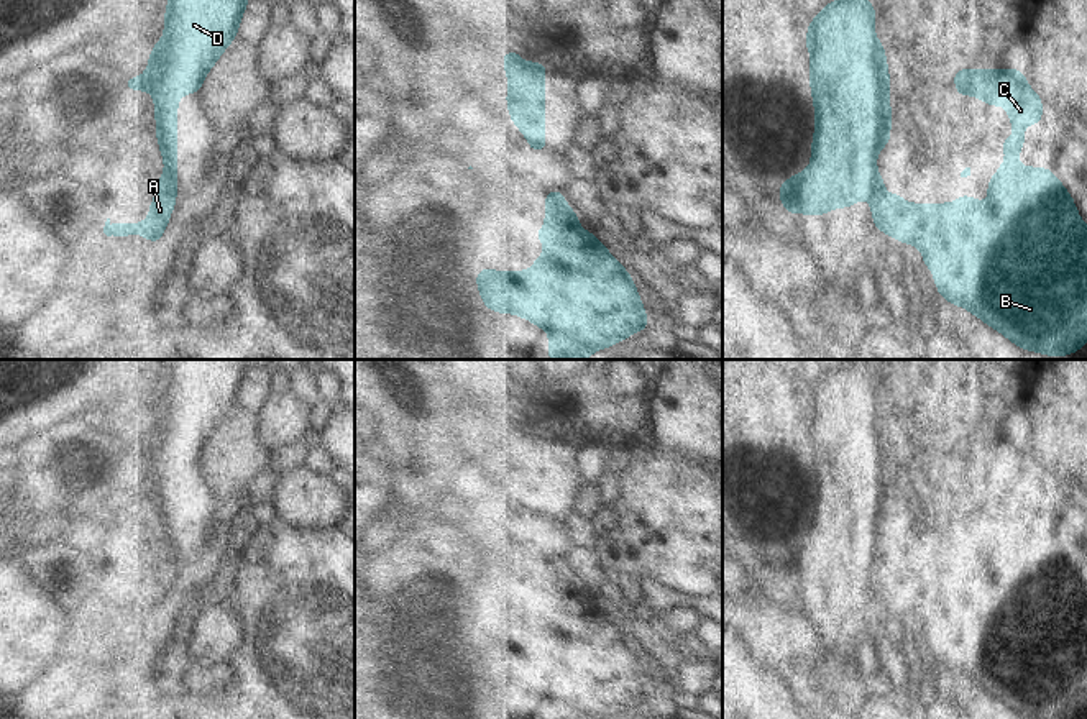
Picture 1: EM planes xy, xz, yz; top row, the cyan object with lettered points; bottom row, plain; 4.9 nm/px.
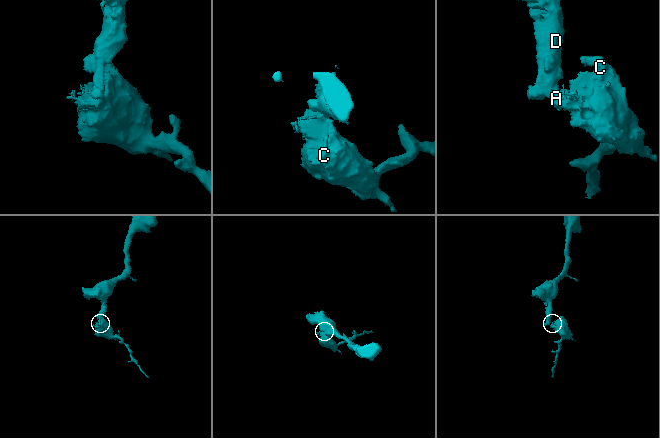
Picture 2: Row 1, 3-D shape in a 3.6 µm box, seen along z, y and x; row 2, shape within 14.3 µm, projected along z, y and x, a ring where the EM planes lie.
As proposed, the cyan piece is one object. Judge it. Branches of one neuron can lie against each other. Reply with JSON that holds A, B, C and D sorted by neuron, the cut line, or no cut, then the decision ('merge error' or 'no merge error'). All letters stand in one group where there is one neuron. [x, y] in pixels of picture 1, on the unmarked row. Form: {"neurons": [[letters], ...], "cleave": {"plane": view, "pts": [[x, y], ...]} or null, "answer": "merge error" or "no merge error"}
{"neurons": [["A", "B", "C"], ["D"]], "cleave": {"plane": "yz", "pts": [[876, 540], [871, 555], [864, 562]]}, "answer": "merge error"}

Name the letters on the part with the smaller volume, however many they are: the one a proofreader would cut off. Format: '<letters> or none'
A, B, C

